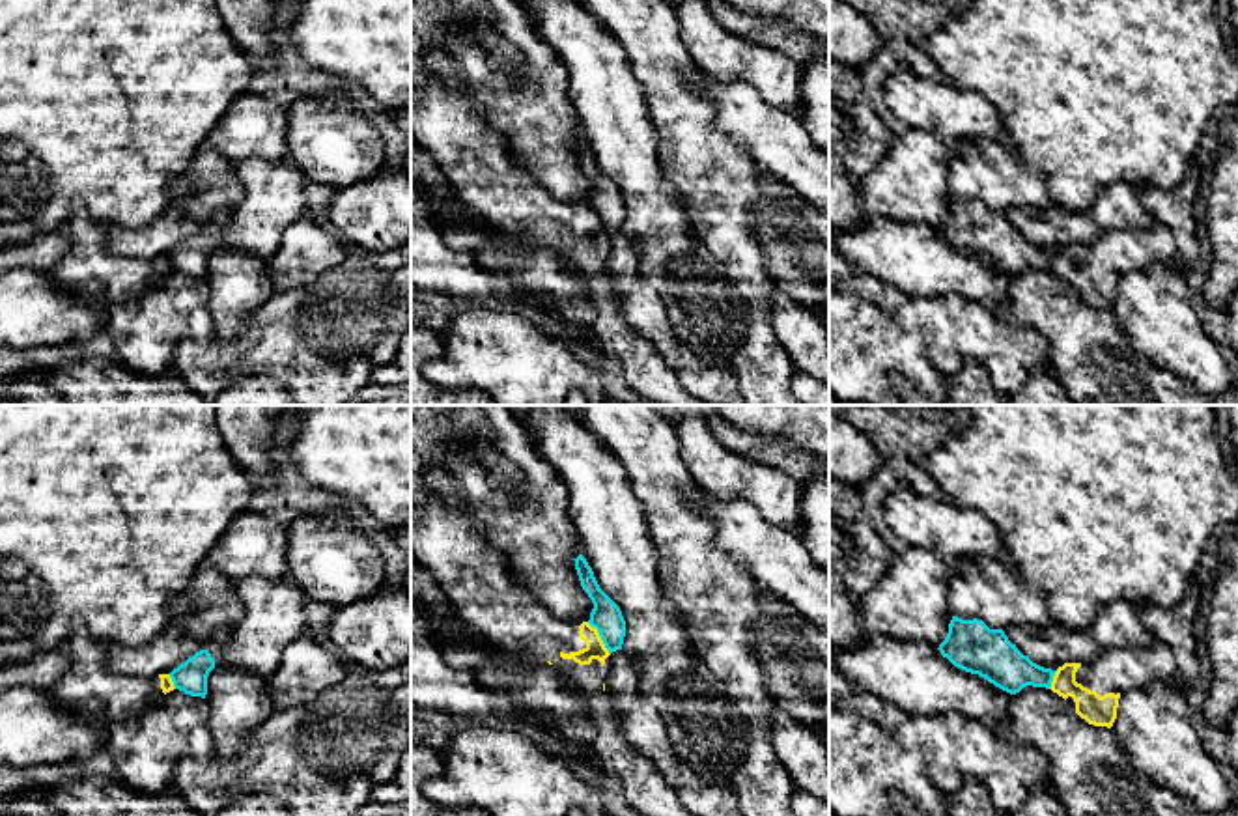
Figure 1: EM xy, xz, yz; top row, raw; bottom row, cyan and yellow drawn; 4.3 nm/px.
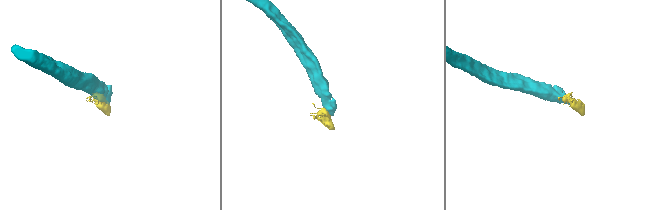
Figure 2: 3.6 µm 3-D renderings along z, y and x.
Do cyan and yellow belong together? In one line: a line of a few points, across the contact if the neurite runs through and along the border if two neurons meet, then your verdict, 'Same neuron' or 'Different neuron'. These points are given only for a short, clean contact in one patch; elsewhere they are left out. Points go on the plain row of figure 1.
Line: xz (587, 204), (596, 211), (609, 236). Different neuron

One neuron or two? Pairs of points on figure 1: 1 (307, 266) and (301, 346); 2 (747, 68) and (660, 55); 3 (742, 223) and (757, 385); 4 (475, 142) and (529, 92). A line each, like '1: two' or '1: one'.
1: two
2: two
3: one
4: two

